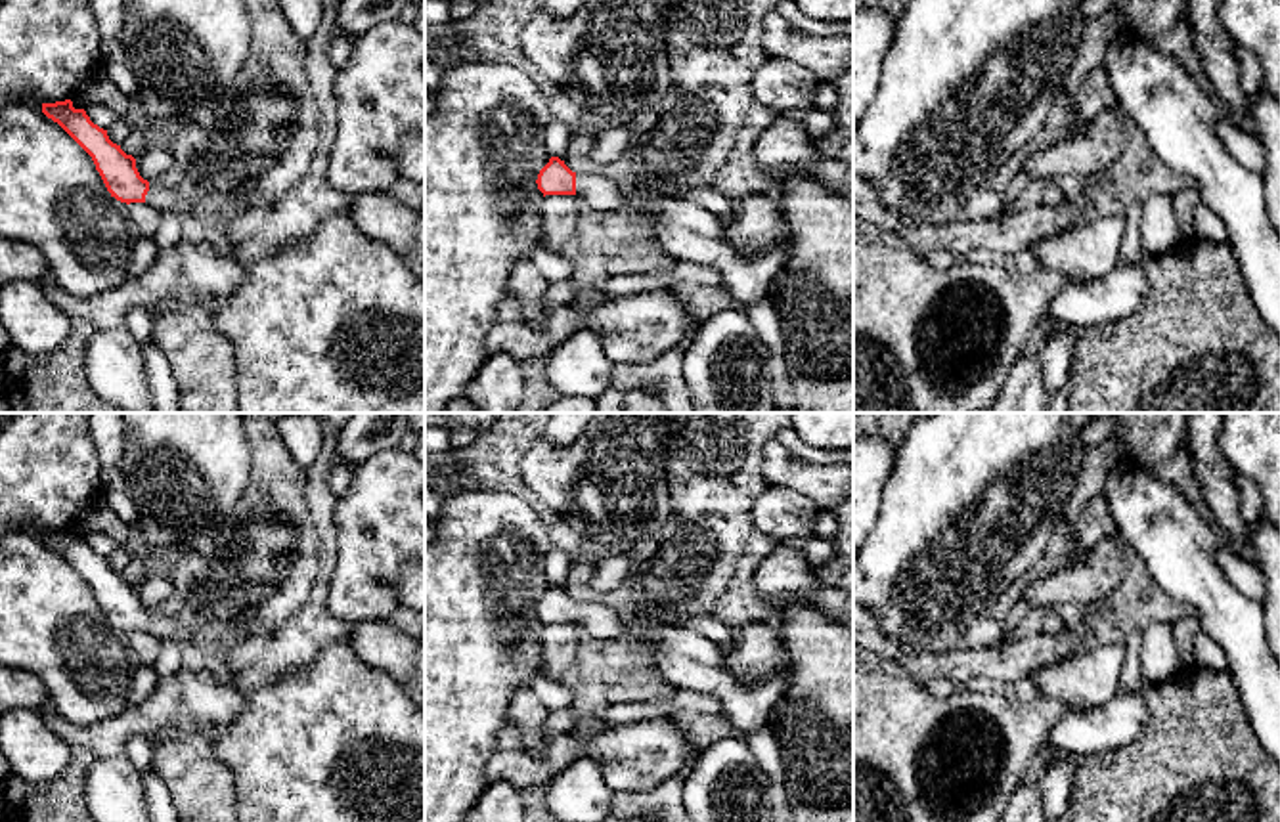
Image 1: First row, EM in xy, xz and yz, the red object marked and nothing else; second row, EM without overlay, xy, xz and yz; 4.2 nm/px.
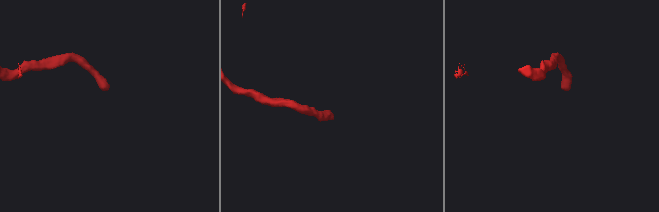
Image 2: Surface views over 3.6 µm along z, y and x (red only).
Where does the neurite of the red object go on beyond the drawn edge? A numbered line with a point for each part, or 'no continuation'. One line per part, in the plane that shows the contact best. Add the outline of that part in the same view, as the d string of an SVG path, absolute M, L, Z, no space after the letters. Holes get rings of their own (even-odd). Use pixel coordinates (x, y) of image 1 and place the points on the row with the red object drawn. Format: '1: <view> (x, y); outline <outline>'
1: xz (597, 192); outline M576 174L576 197L582 206L616 210L624 205L618 184L601 174Z

